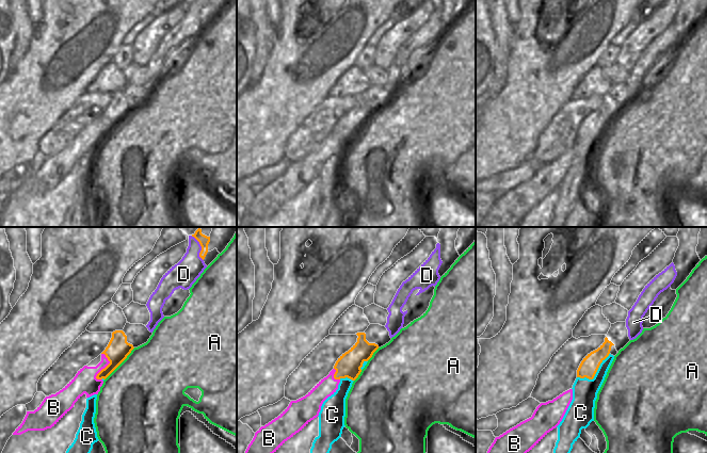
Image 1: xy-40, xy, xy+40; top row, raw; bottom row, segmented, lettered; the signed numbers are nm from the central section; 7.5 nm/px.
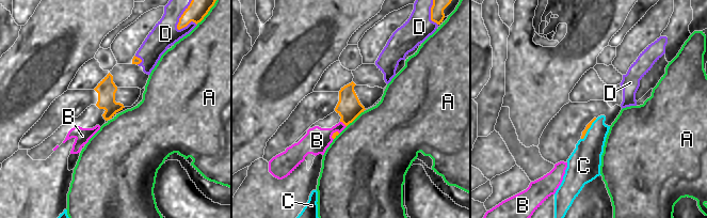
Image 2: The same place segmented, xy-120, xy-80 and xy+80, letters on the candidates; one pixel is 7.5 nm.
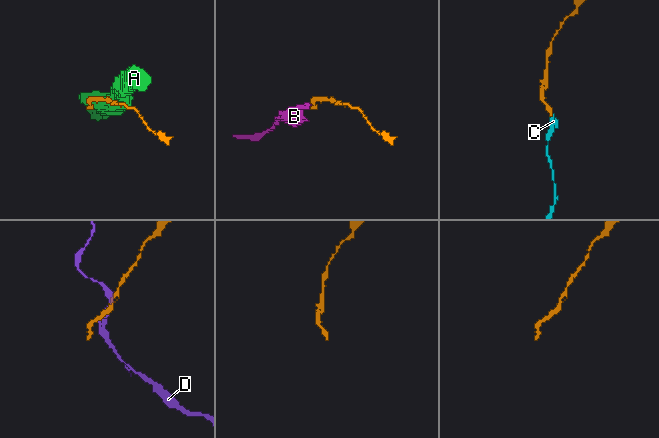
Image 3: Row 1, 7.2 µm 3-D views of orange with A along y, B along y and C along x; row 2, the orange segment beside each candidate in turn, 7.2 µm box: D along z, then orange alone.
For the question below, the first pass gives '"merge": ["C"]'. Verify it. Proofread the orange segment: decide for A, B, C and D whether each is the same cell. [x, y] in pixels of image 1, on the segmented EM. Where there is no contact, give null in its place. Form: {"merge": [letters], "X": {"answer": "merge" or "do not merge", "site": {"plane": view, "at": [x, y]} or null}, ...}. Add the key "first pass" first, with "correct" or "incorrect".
{"first pass": "correct", "merge": ["C"], "A": {"answer": "do not merge", "site": {"plane": "xy-40", "at": [121, 362]}}, "B": {"answer": "do not merge", "site": {"plane": "xy-40", "at": [107, 366]}}, "C": {"answer": "merge", "site": {"plane": "xy+40", "at": [595, 373]}}, "D": {"answer": "do not merge", "site": {"plane": "xy-40", "at": [202, 247]}}}

